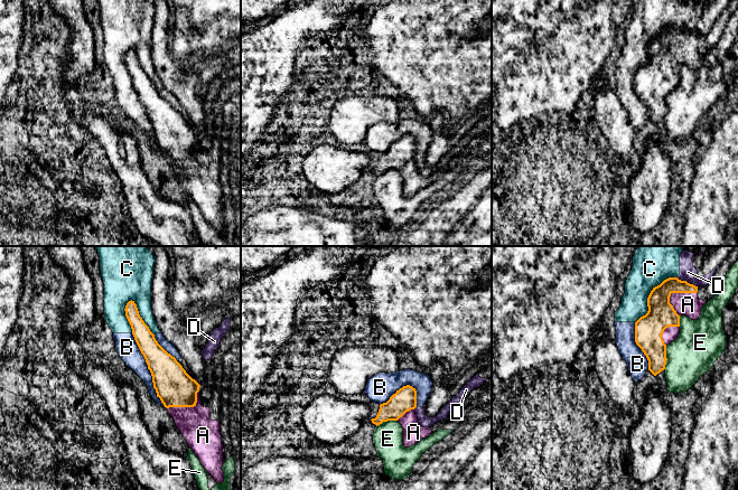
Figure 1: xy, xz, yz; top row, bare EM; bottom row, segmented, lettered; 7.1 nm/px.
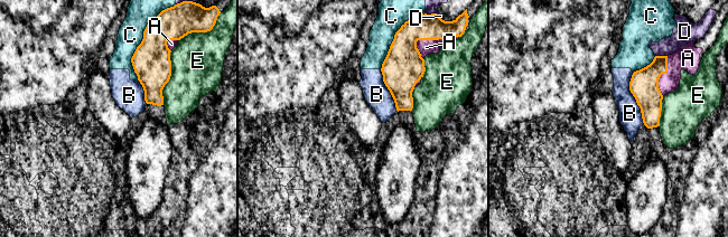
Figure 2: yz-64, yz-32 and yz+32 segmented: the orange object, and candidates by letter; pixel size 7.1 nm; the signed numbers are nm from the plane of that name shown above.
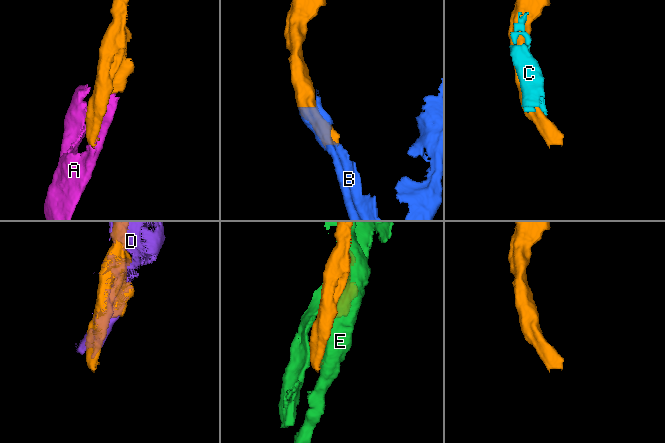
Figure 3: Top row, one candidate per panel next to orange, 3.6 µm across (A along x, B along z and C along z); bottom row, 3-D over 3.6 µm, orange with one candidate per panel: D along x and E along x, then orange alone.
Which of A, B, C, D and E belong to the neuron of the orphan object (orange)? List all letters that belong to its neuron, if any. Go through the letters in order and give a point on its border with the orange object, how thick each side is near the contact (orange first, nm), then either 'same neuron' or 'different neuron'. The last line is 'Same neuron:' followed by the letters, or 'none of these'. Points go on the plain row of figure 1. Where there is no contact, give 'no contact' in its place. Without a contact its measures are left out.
A: meets orange in yz at (673, 41); 200 nm thick on the orange side, 160 nm on the other; same neuron
B: meets orange in xy at (148, 118); 280 nm thick on the orange side, 150 nm on the other; different neuron
C: meets orange in xy at (140, 66); 140 nm thick on the orange side, 240 nm on the other; different neuron
D: meets orange in yz at (685, 30); 160 nm thick on the orange side, 120 nm on the other; different neuron
E: meets orange in yz at (665, 106); 200 nm thick on the orange side, 320 nm on the other; different neuron
Same neuron: A

